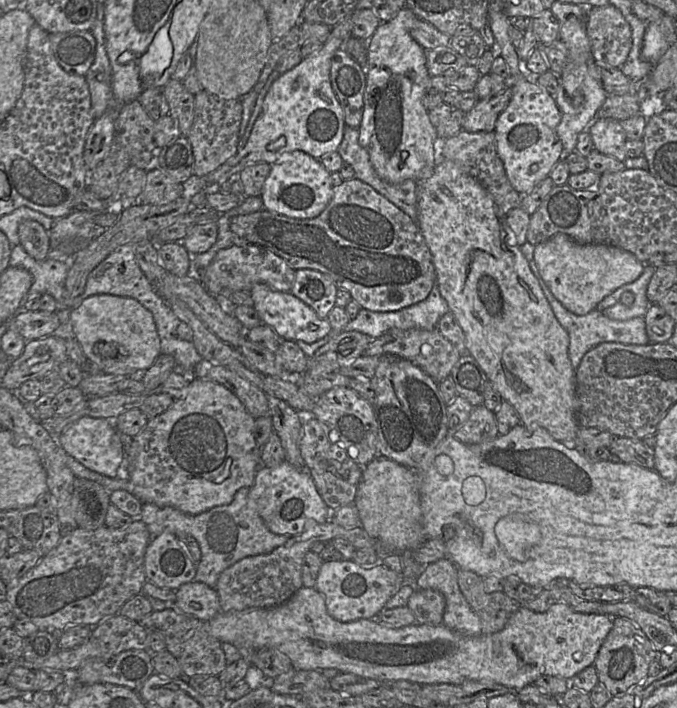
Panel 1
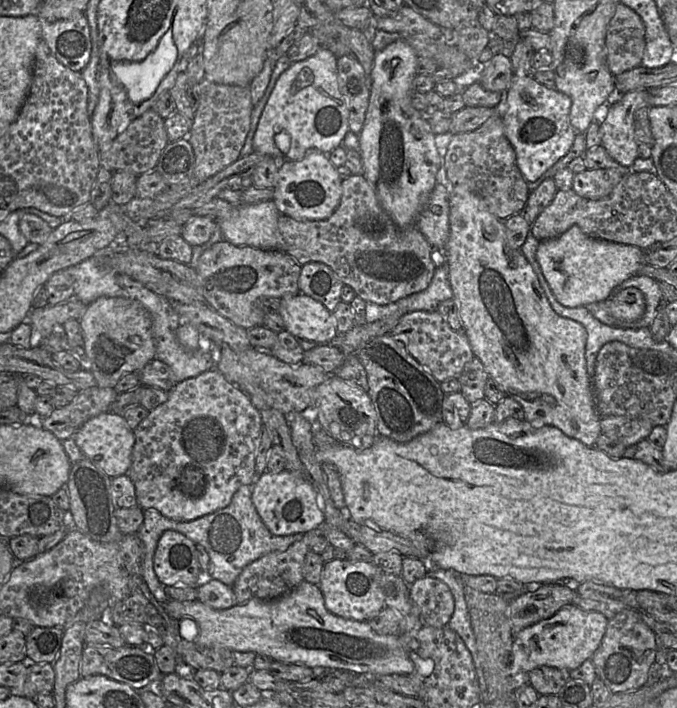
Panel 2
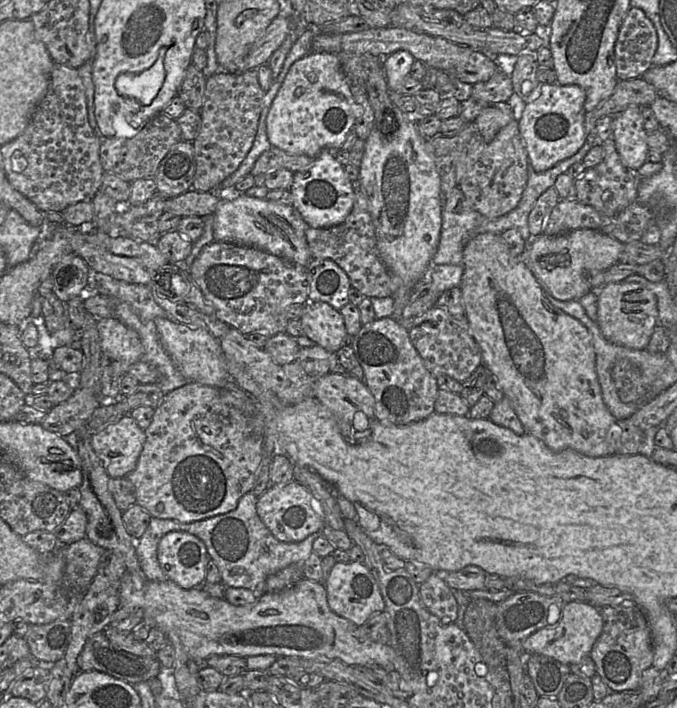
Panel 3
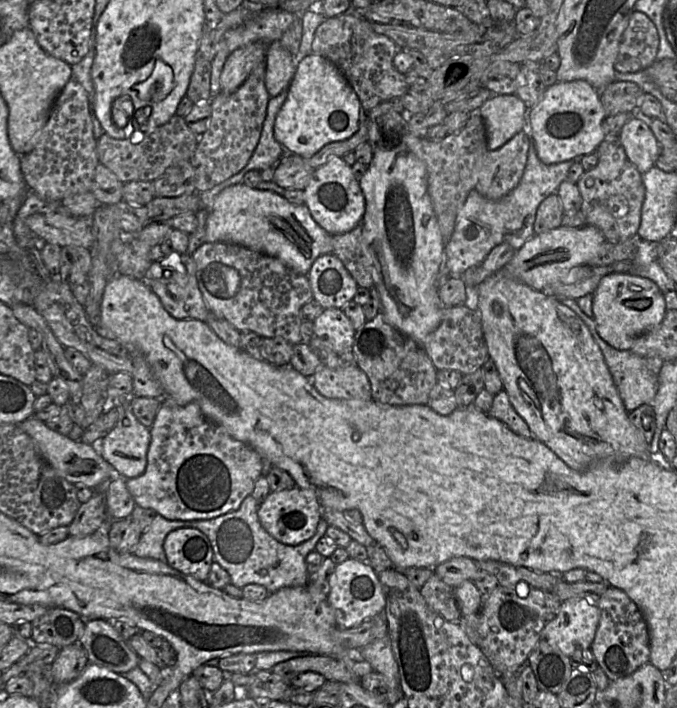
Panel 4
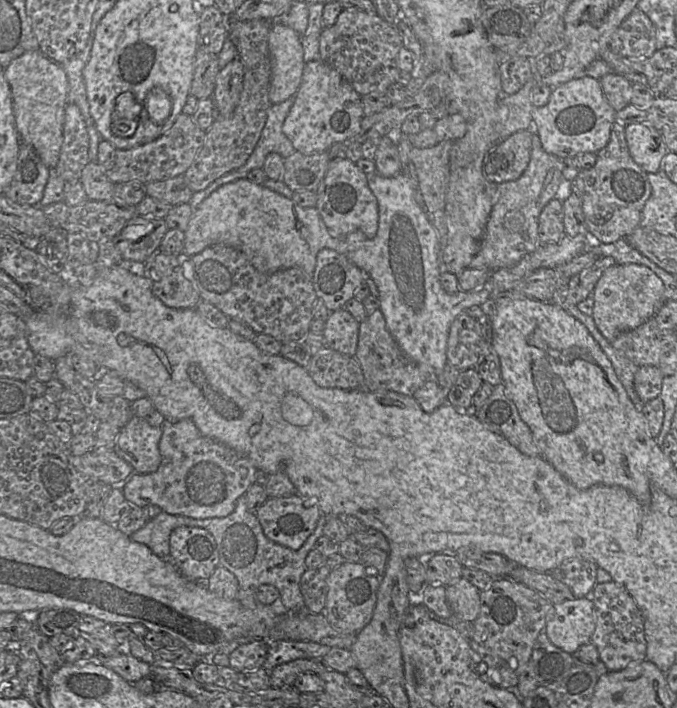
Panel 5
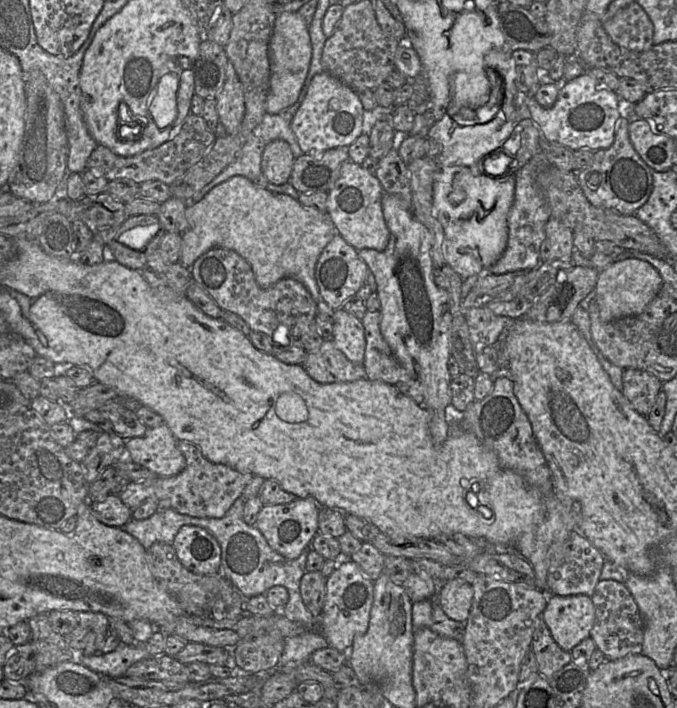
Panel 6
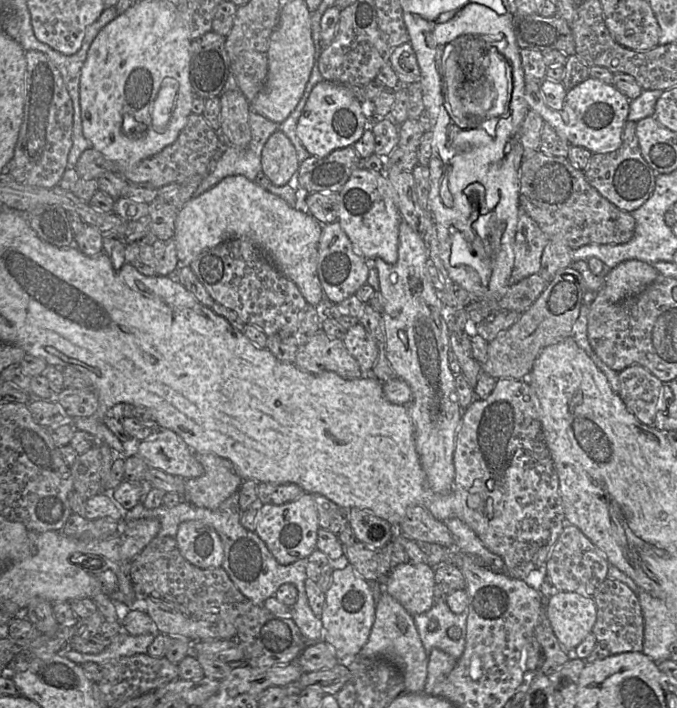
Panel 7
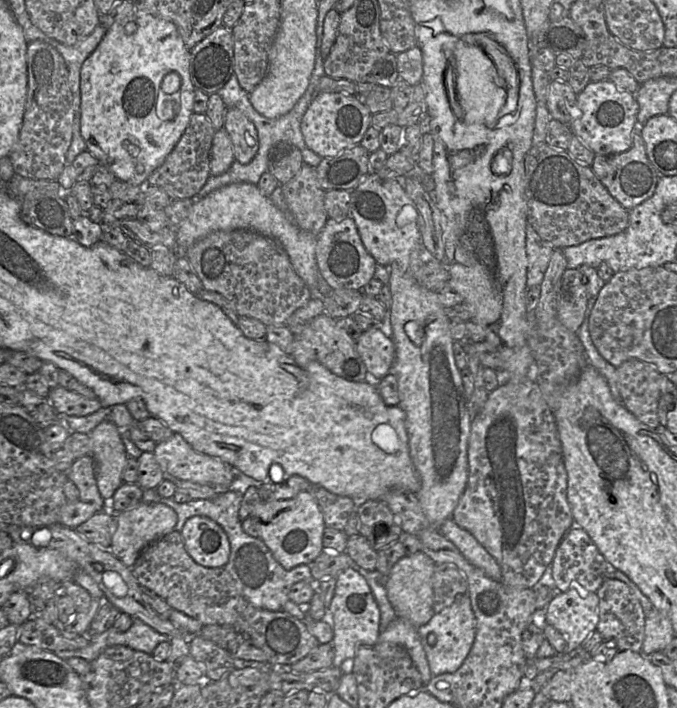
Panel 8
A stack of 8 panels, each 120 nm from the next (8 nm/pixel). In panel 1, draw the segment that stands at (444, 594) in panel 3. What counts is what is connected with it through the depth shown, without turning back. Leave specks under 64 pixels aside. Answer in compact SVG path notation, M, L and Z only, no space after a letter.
M414 589L407 606L415 616L416 623L430 626L443 624L445 598L440 592Z

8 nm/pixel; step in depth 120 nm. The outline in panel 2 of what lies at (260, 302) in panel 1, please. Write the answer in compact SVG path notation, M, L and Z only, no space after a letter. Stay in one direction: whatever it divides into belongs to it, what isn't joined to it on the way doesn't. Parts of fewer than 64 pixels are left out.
M302 293L282 297L279 314L284 330L297 339L330 344L338 336L333 314L322 303Z

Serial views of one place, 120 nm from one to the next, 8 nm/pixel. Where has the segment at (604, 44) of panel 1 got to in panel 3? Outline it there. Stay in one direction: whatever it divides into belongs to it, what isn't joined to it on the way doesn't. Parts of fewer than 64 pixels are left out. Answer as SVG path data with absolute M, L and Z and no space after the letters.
M631 7L621 23L614 46L618 80L640 78L650 69L657 44L653 23L641 9Z

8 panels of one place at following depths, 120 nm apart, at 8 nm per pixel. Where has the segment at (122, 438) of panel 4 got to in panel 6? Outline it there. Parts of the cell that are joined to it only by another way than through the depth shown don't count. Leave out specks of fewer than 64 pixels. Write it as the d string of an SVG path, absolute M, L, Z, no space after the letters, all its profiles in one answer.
M166 424L147 428L143 436L125 441L126 457L158 477L174 476L186 465L177 448L177 439Z

